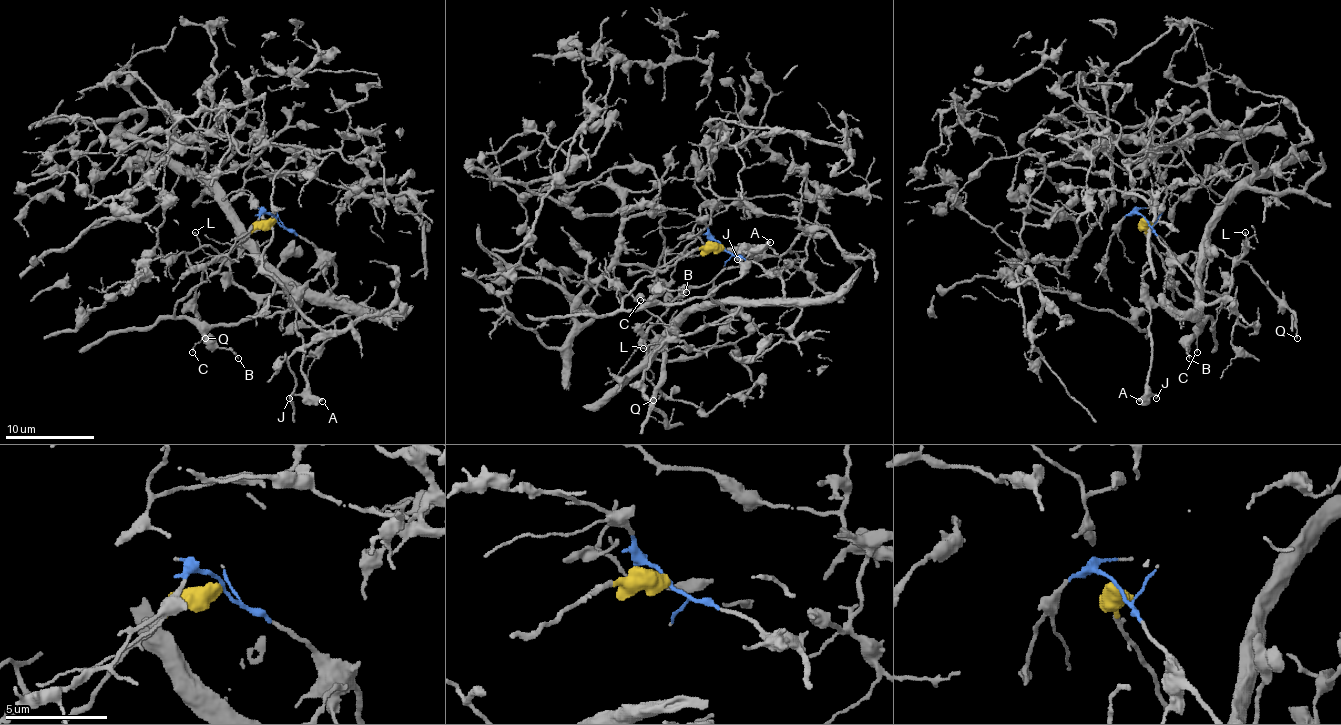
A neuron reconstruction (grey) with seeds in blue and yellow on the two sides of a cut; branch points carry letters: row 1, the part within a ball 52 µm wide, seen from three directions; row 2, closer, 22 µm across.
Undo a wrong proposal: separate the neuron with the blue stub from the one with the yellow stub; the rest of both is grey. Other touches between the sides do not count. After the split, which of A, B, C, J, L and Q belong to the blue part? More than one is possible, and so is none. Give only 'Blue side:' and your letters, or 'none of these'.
Blue side: L, Q

